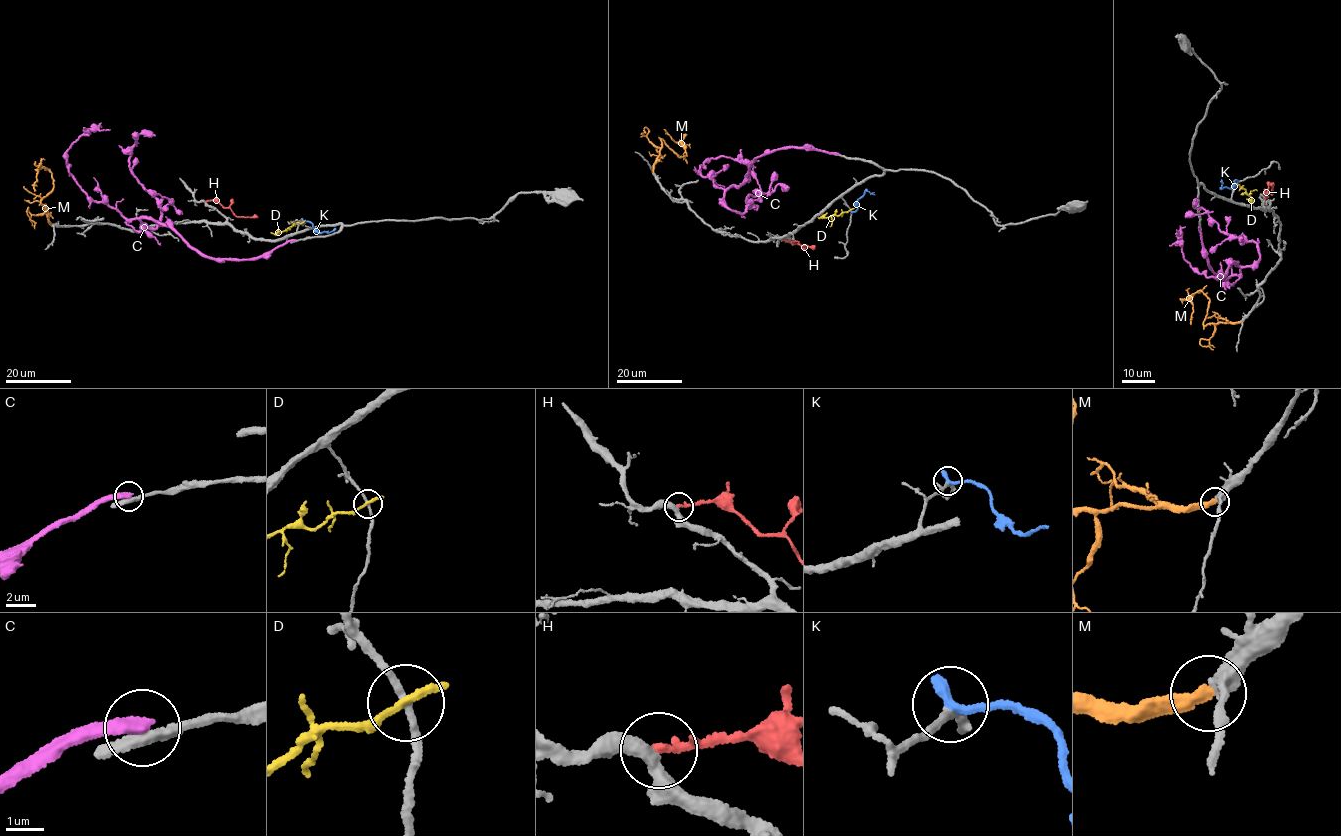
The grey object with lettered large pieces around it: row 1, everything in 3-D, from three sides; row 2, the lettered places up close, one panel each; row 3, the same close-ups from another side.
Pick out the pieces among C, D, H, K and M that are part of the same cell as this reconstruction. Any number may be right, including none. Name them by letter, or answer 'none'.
M

